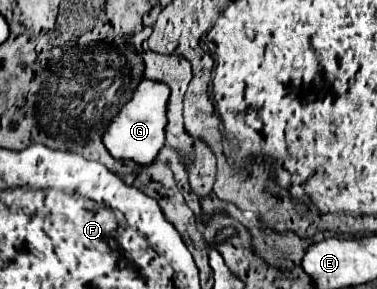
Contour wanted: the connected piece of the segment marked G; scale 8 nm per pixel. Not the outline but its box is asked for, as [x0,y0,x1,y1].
[103,79,171,165]

